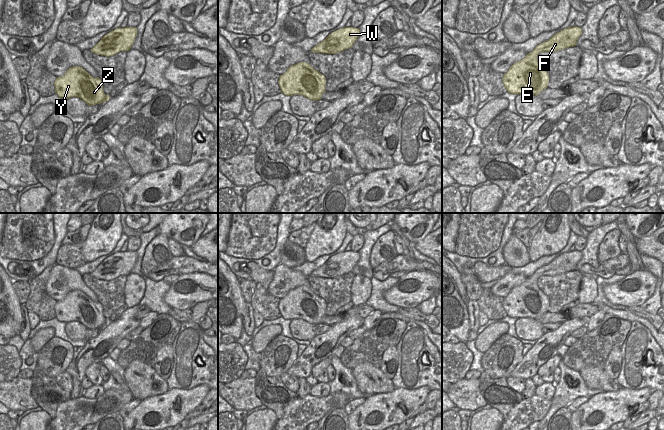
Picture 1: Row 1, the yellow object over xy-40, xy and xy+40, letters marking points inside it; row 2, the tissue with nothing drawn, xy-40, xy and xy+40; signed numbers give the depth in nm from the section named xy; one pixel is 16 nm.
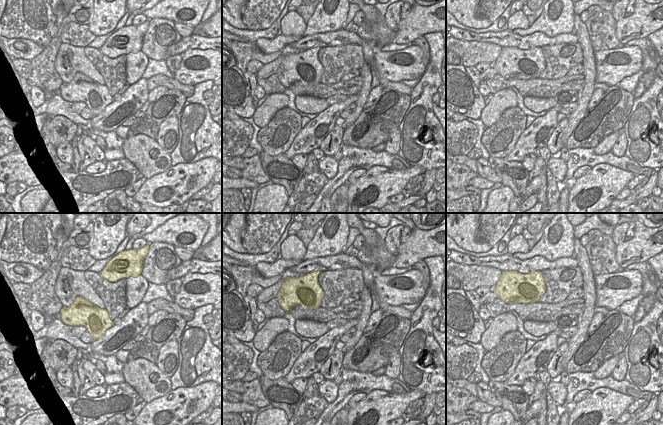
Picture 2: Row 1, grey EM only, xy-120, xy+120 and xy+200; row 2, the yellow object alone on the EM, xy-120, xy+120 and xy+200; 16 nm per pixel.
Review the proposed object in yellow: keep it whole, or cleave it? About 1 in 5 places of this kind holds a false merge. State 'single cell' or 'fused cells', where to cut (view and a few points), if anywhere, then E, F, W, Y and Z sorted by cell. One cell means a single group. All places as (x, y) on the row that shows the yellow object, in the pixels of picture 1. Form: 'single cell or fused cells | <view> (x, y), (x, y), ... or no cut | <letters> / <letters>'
single cell | no cut | E F W Y Z

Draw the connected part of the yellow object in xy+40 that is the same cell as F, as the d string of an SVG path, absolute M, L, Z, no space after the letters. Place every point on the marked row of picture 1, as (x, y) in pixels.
M568 27L553 35L549 40L537 45L524 59L514 63L503 75L502 82L511 94L531 94L537 96L548 88L549 75L537 62L541 52L556 52L577 44L582 35L580 27Z

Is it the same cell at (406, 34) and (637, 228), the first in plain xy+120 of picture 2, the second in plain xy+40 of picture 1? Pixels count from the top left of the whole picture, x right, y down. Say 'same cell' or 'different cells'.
different cells

